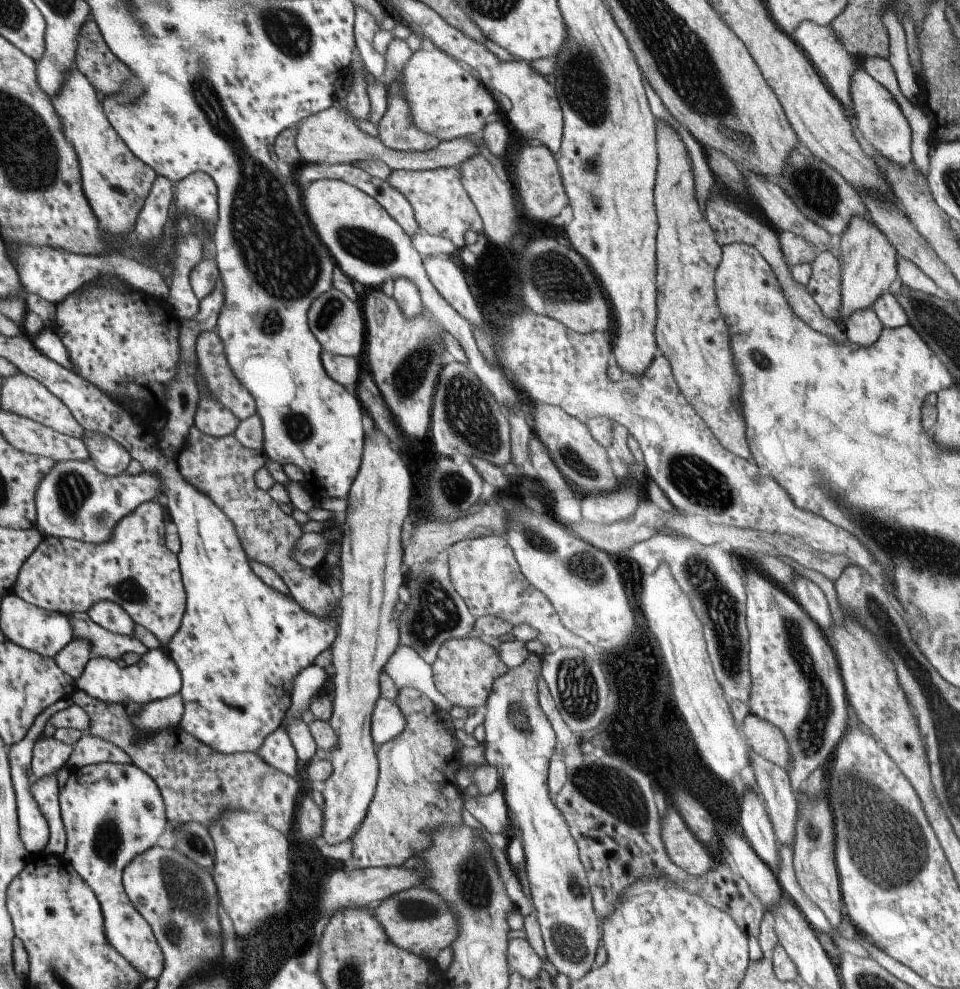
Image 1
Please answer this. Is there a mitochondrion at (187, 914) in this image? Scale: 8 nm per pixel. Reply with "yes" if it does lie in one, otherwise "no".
yes

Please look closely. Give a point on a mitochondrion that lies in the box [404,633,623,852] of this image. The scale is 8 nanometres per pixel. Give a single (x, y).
(574, 706)

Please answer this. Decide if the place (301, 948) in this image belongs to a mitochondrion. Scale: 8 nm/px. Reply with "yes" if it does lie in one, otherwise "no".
no

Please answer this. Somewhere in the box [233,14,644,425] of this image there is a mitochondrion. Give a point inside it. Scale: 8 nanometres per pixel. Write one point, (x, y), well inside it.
(583, 84)

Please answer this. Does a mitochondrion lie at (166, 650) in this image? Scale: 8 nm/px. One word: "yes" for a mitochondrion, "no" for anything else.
no

